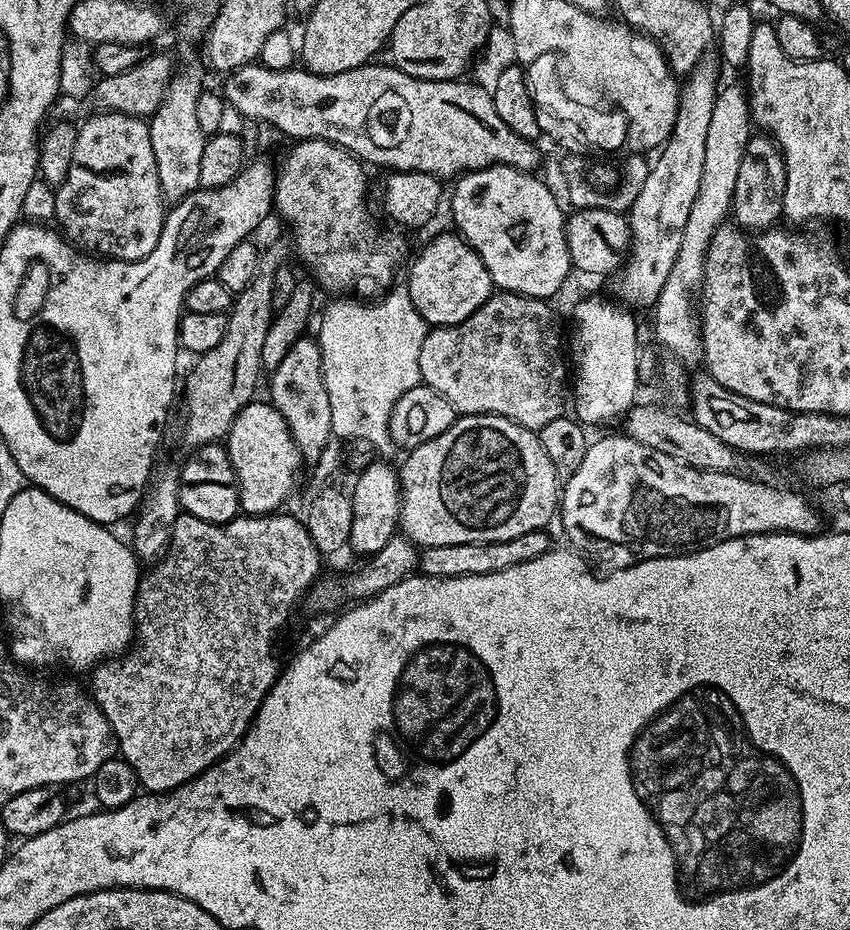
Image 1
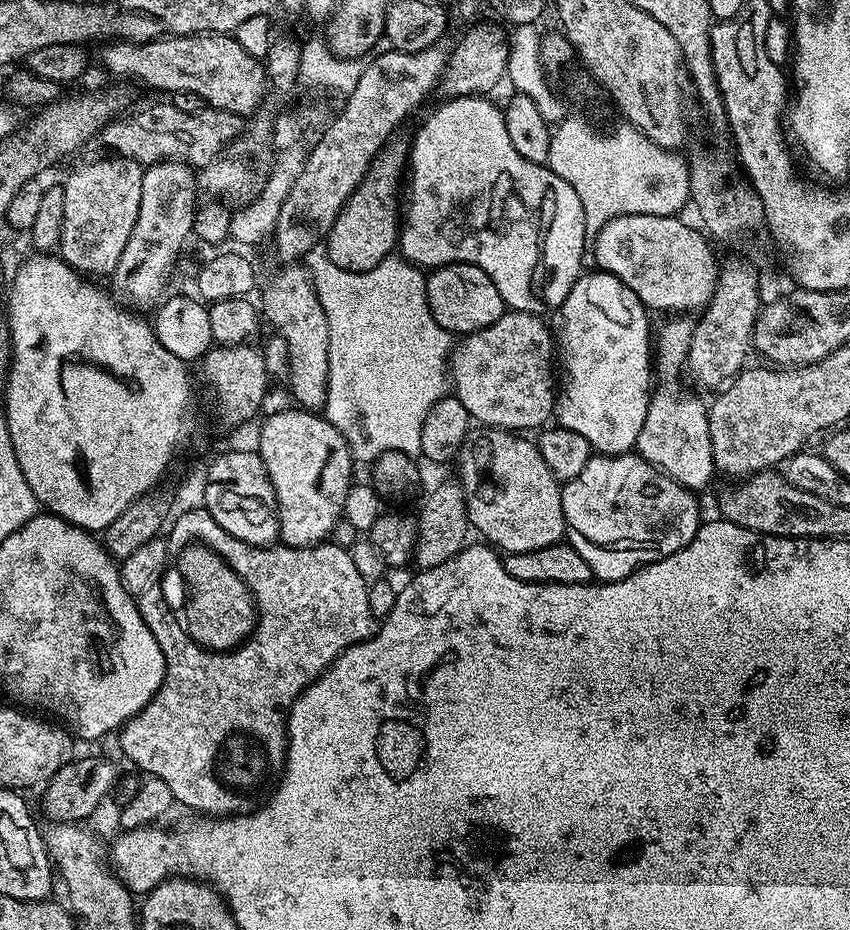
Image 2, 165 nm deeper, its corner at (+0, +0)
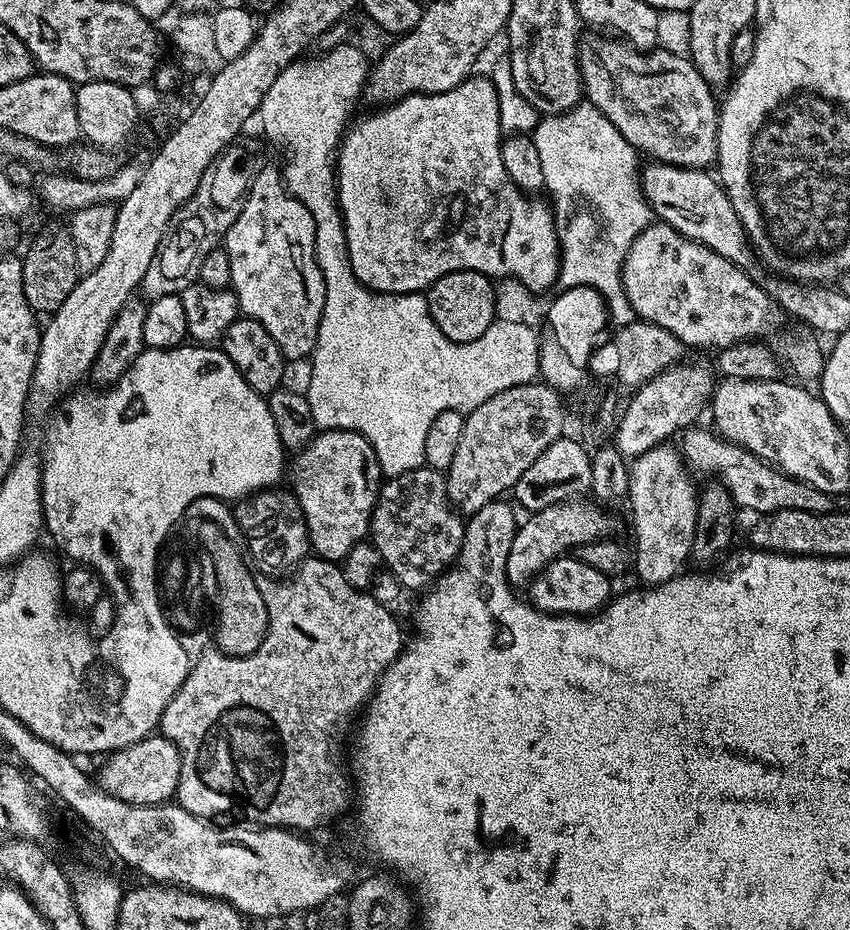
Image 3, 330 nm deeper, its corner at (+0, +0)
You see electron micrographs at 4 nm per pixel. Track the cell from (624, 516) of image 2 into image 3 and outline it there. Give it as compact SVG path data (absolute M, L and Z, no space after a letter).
M583 499L565 500L563 504L546 506L546 510L538 510L527 517L528 521L521 523L514 534L514 542L510 542L510 554L506 558L506 574L508 583L513 589L531 585L538 573L552 560L565 555L569 550L575 550L581 544L591 544L613 535L616 524L607 516L605 509L599 503L583 504Z

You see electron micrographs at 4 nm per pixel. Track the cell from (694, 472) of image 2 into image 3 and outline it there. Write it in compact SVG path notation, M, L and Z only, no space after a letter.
M668 442L631 461L626 504L632 507L632 532L636 535L634 572L641 585L670 582L681 575L683 564L689 563L698 514L698 487L692 479L683 455Z

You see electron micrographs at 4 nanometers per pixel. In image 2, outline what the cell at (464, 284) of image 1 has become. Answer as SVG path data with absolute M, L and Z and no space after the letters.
M444 264L441 268L431 269L427 273L426 294L428 305L434 314L434 322L453 334L477 332L502 318L506 305L498 286L478 266L473 264Z

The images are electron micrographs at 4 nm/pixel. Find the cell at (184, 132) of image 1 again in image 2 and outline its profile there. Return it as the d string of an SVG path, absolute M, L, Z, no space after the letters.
M160 160L144 168L138 222L134 222L134 230L130 230L130 238L126 241L126 250L122 250L122 258L118 258L118 266L110 277L110 292L117 301L136 310L152 310L161 303L168 275L176 264L176 255L184 239L193 235L192 223L198 207L196 177L192 165L183 164L181 160Z

